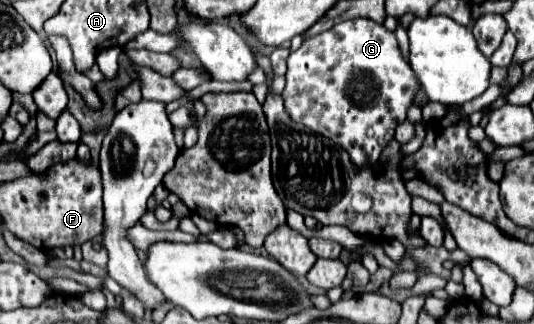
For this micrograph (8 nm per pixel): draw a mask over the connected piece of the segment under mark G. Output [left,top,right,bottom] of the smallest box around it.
[283,18,417,166]

